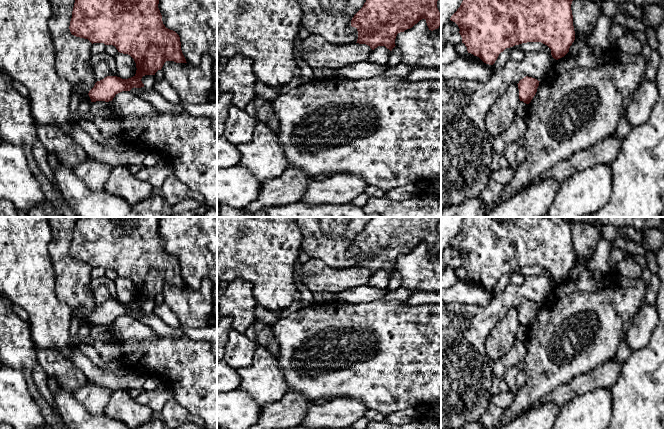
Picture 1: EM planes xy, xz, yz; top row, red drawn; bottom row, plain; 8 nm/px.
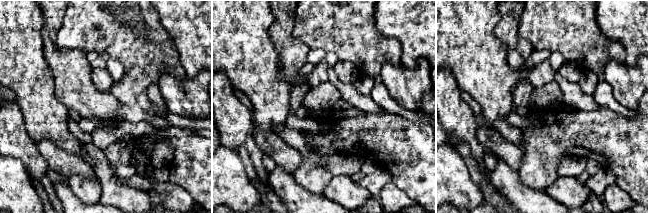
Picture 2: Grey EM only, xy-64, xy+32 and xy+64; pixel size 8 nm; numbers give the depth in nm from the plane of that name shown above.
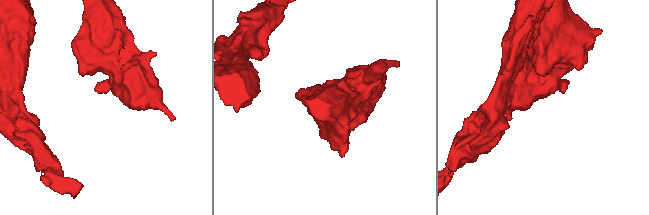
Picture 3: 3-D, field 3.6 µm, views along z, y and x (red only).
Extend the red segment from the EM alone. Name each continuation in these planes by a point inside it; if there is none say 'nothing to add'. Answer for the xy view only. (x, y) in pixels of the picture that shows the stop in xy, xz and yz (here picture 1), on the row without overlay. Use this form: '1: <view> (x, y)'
nothing to add

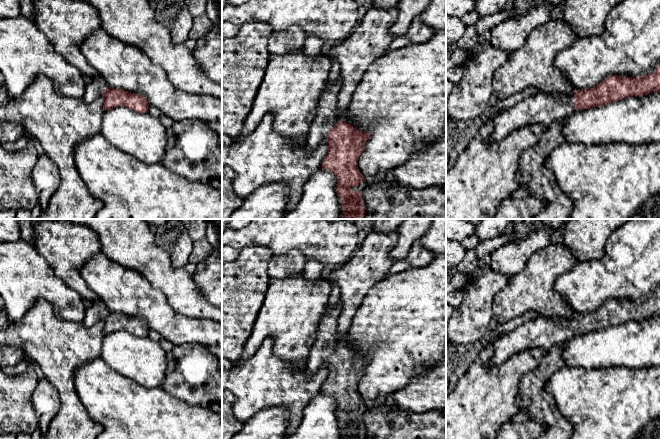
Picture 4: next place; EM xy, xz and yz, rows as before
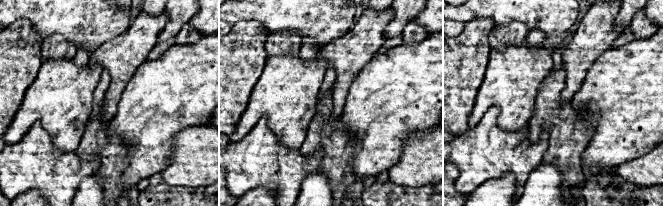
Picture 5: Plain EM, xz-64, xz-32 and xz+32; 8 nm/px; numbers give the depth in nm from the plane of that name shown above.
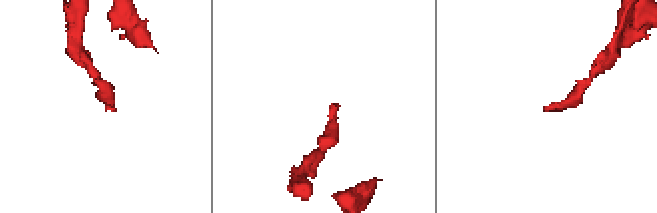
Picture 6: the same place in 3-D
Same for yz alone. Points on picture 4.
1: yz (542, 333)

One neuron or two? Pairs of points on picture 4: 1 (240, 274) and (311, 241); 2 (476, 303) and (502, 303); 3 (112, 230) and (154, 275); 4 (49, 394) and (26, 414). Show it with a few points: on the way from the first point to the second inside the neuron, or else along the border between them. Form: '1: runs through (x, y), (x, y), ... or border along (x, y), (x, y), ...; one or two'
1: border along (250, 246), (266, 246), (273, 255); two
2: border along (506, 284), (494, 296), (492, 317); two
3: runs through (123, 241), (146, 264); one
4: border along (38, 384), (31, 397), (37, 426); two

